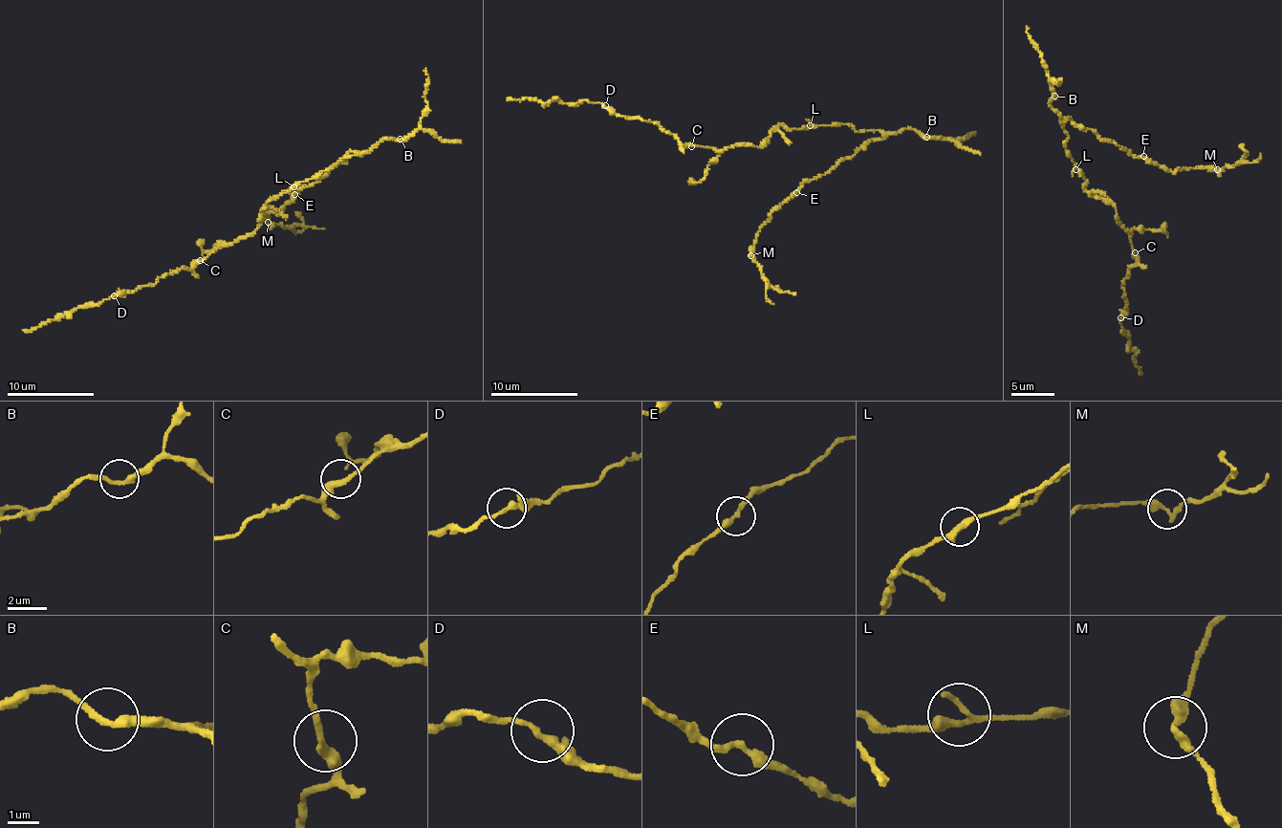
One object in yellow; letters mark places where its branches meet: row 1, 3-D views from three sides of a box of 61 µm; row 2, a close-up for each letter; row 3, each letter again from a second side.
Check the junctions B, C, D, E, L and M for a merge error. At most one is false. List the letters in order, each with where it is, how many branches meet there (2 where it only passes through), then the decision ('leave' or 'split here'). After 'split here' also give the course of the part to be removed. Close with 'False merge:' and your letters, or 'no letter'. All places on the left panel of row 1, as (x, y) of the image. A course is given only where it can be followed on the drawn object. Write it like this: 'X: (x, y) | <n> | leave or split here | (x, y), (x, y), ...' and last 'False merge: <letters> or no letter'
B: (400, 139) | 2 | leave
C: (200, 260) | 2 | leave
D: (114, 295) | 2 | leave
E: (294, 194) | 2 | leave
L: (293, 186) | 2 | leave
M: (268, 222) | 2 | leave
False merge: no letter

